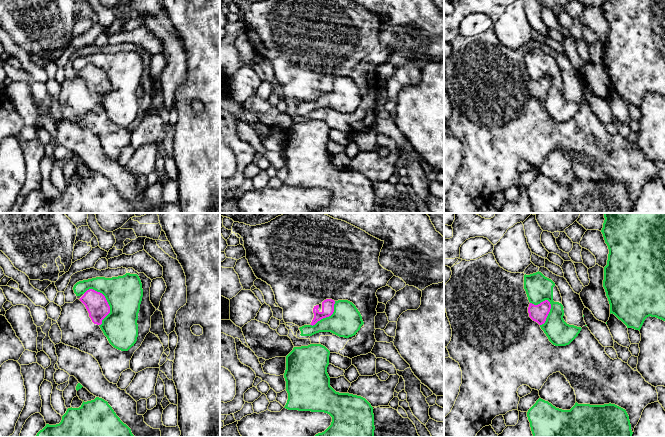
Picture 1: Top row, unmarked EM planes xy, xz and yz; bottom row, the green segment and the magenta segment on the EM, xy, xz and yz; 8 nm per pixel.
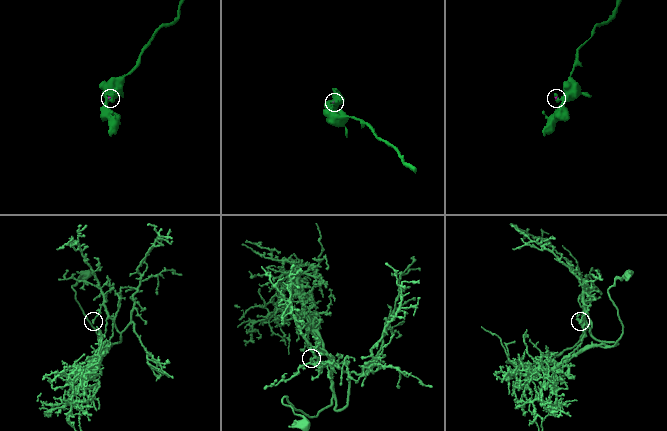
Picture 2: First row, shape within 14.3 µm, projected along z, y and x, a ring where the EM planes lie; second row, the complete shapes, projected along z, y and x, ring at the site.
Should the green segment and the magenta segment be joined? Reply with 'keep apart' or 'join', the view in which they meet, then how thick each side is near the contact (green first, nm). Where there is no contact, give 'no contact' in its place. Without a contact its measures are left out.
keep apart | xy | 300/180 nm

